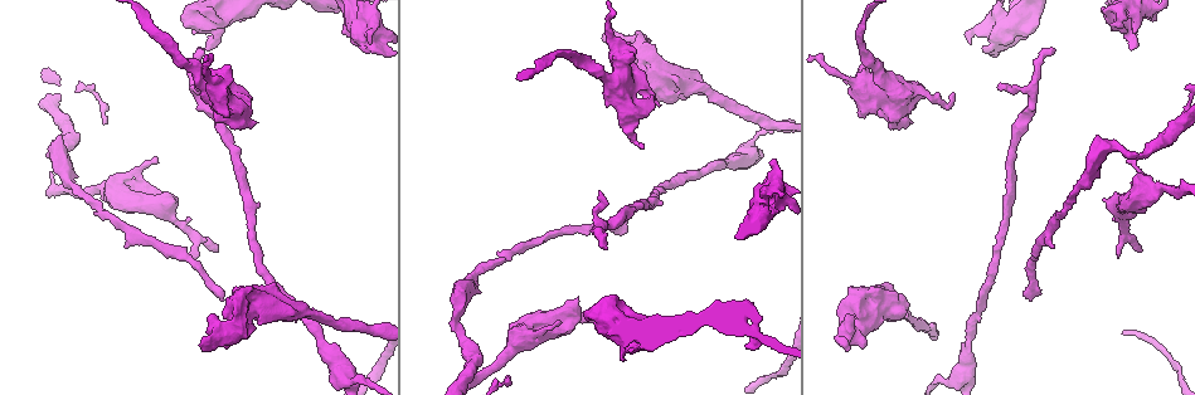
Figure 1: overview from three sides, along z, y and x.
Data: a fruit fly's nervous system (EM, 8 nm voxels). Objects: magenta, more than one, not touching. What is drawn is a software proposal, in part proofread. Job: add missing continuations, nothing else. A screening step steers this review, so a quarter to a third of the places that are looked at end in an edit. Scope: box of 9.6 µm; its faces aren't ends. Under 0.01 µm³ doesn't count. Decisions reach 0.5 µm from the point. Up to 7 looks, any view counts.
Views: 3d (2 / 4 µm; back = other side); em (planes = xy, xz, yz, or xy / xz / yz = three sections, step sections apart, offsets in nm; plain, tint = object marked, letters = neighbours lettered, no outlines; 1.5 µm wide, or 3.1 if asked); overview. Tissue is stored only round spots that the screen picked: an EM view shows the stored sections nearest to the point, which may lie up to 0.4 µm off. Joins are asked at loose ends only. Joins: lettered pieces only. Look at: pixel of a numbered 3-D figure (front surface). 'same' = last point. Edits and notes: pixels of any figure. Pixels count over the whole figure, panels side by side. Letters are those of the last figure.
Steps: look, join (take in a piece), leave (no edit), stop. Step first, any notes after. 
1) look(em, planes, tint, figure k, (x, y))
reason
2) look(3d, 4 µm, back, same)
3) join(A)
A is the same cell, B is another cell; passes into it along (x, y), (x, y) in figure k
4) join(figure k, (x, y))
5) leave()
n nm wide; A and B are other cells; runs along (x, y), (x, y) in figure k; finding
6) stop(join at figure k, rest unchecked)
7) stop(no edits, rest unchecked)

look(3d, 4 µm, figure 1, (1120, 256))
an open end

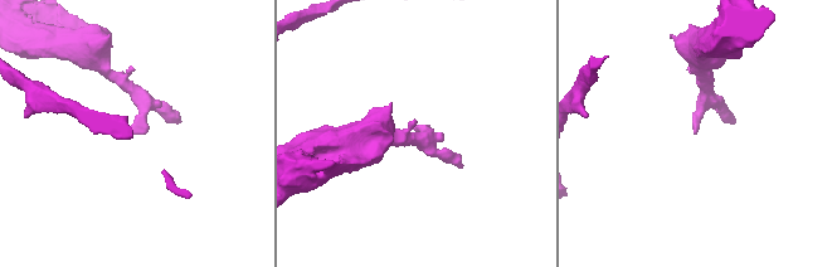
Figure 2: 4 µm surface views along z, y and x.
look(em, planes, letters, figure 2, (413, 128))

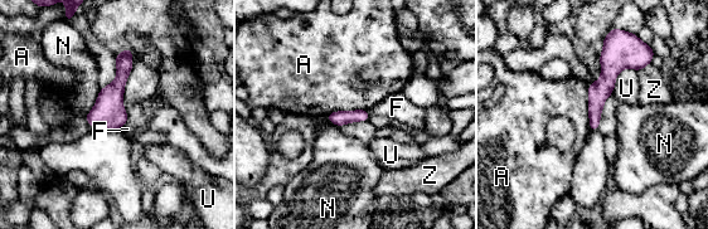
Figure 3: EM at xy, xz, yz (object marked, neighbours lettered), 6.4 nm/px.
leave()
100 nm wide; A, F, N, U and Z are other cells; border along (101, 88), (95, 106), (85, 116) in figure 3; none of them fits

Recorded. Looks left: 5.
look(em, planes, letters, figure 1, (955, 93))
thin end

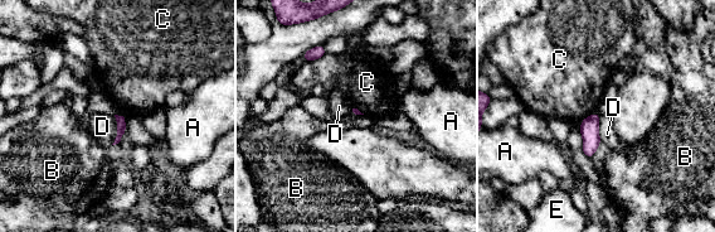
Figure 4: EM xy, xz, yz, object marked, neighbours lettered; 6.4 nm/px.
leave()
A, B, C, D and E are other cells; border along (115, 116), (116, 138), (111, 144) in figure 4; no lettered piece goes on from it

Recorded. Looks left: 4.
look(3d, 2 µm, back, figure 1, (968, 43))
an open end

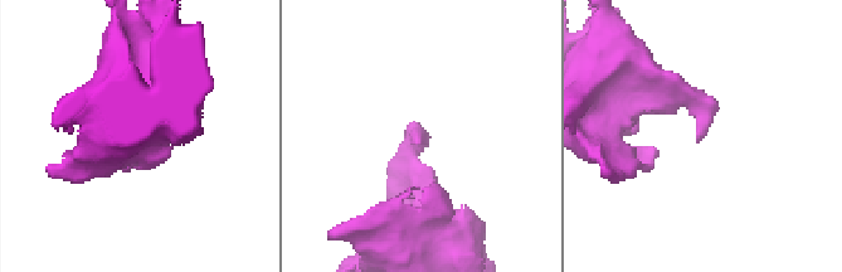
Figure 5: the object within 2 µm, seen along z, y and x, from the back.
look(em, xz, step 4, tint, figure 5, (697, 137))
shape alone is not enough

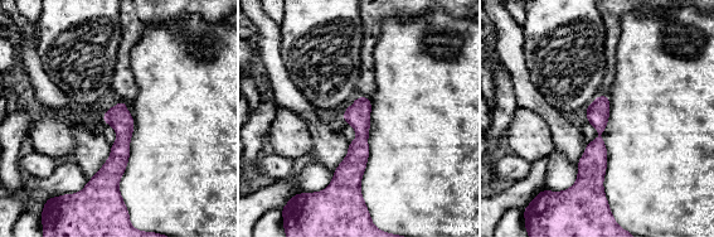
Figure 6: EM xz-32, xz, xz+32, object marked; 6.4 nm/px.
look(em, planes, letters, same)
cut it another way

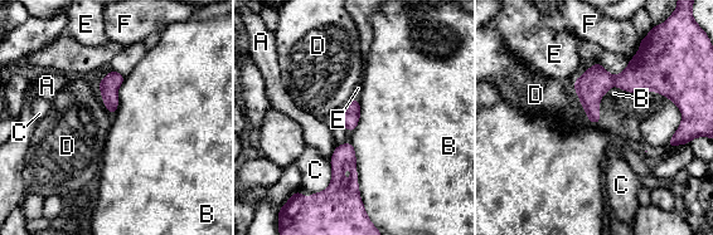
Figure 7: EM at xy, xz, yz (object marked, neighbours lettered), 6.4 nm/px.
leave()
A, B, C, D, E and F are other cells; no lettered piece goes on from it

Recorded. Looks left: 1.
stop(no edits, rest unchecked)

